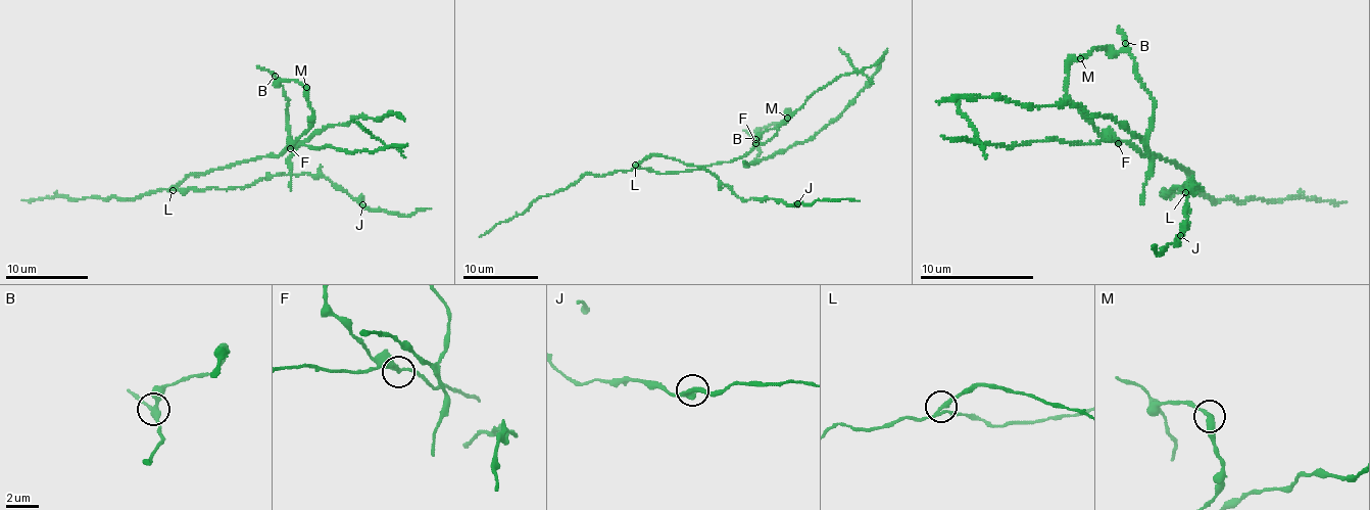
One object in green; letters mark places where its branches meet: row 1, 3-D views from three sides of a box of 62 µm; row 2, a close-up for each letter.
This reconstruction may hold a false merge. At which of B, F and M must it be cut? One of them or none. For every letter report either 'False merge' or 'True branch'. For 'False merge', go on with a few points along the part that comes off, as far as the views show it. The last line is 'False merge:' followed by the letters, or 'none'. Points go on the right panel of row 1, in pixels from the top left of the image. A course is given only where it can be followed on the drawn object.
B: True branch
F: False merge. Course of the part to remove: (1117, 144), (1193, 172), (1184, 190), (1163, 195), (1200, 188), (1188, 191), (1177, 242), (1159, 256), (1153, 246)
M: True branch
False merge: F

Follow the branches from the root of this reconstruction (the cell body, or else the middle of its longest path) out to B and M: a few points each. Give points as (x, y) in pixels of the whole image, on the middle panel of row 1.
B: (748, 152), (754, 141), (782, 123), (789, 110), (781, 123), (765, 126), (755, 139)
M: (748, 152), (754, 141), (782, 123), (789, 110), (787, 118)

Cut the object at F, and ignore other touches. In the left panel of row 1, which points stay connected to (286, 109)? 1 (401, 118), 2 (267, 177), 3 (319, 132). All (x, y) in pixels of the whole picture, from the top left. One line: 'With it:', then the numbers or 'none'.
With it: 1, 3

